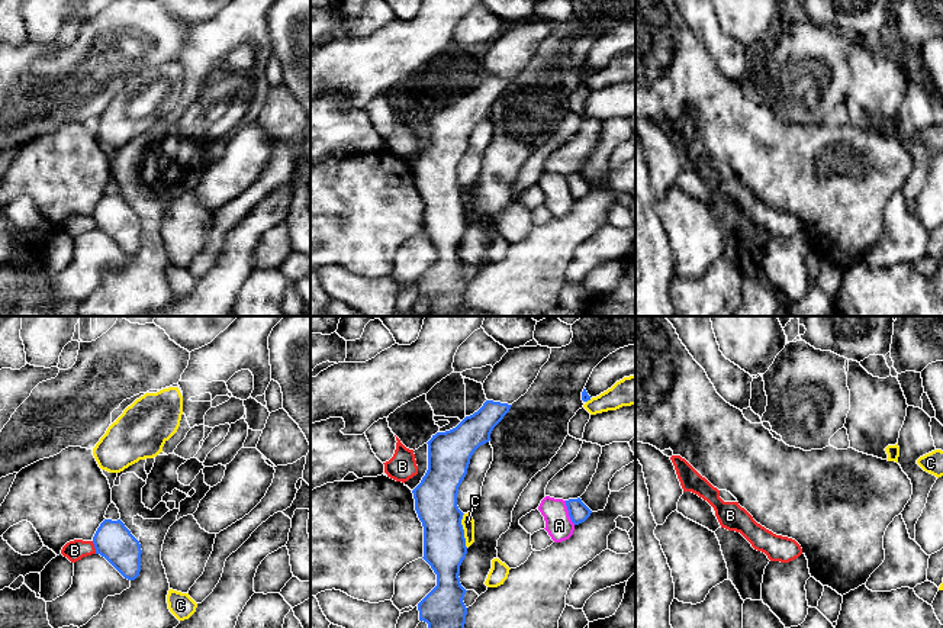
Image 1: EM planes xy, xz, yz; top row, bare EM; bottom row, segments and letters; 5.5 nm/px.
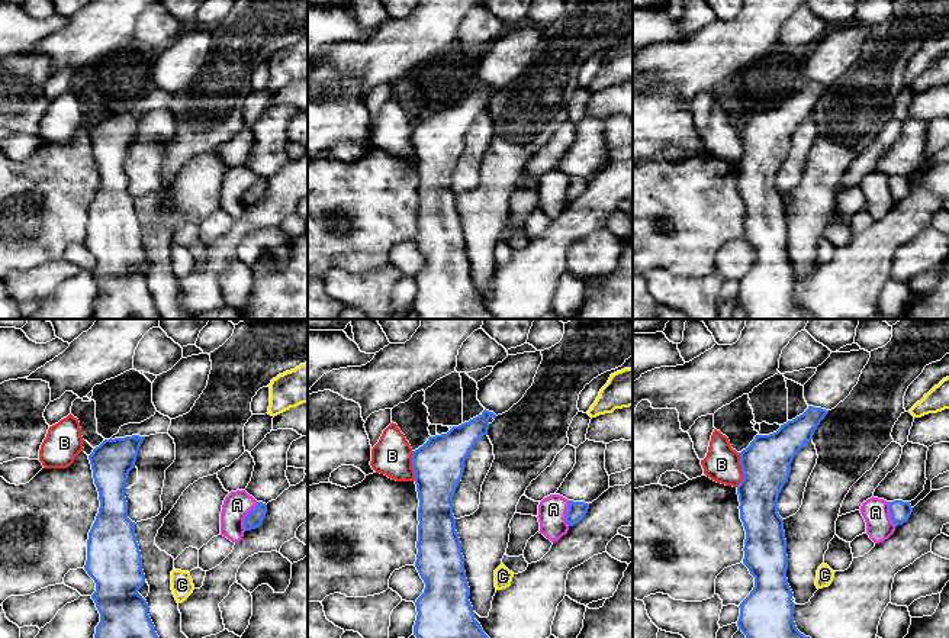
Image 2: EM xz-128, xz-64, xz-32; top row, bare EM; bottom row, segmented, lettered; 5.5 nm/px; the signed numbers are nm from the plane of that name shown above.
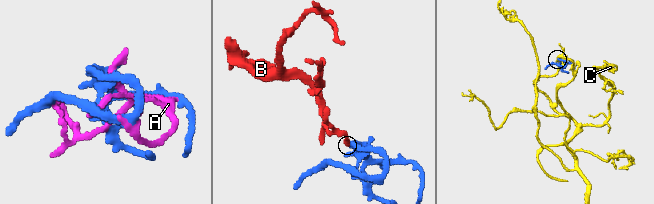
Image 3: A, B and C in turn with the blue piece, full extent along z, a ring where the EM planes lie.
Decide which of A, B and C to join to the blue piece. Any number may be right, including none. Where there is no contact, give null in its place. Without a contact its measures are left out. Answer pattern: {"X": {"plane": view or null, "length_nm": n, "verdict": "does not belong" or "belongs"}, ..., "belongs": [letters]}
{"A": {"plane": "xz", "length_nm": 150, "verdict": "does not belong"}, "B": {"plane": "xy", "length_nm": 80, "verdict": "does not belong"}, "C": {"plane": "xz", "length_nm": 190, "verdict": "does not belong"}, "belongs": []}

